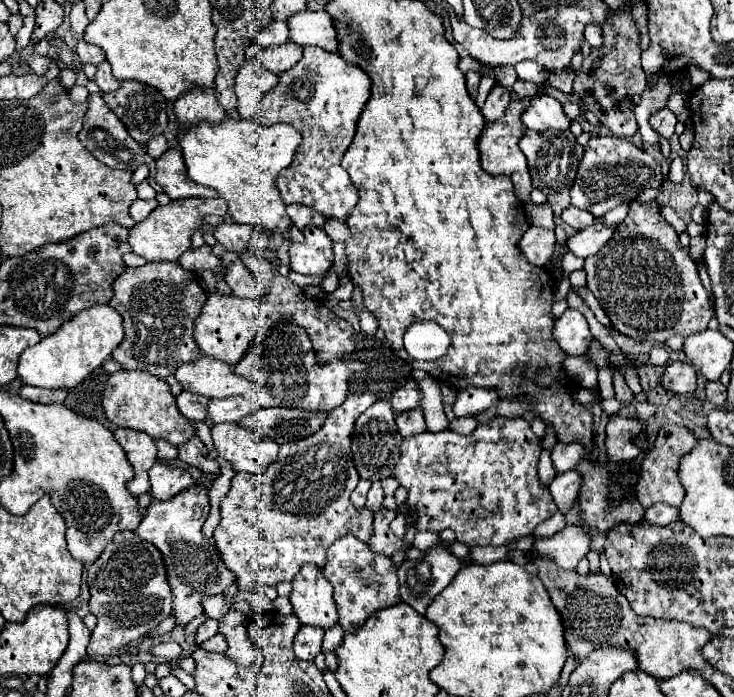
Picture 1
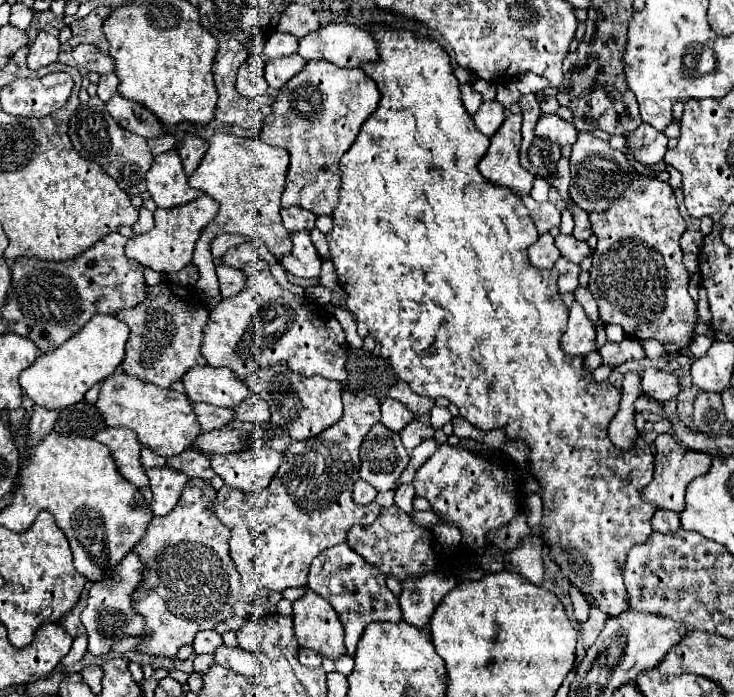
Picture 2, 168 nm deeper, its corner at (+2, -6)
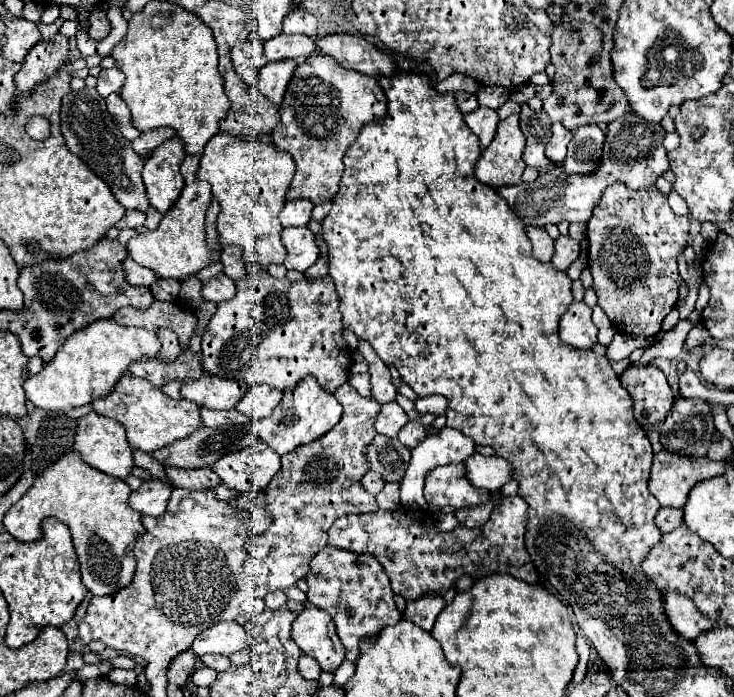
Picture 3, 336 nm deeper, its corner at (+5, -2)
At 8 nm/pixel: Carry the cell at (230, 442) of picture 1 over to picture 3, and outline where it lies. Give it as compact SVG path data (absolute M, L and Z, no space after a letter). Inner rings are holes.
M257 440L249 448L221 456L213 464L213 472L225 486L237 492L263 490L281 468L281 456L265 442Z

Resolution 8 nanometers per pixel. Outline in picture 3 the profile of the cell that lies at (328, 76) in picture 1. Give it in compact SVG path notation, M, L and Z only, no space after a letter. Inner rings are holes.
M317 54L297 66L279 112L281 122L271 136L279 150L293 156L297 166L287 200L307 198L313 204L321 204L333 200L339 190L343 156L361 128L387 114L387 96L375 78L347 70L327 54Z

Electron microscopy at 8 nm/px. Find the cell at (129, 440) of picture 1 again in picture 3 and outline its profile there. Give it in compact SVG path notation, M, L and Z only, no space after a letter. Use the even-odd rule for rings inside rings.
M89 412L87 416L79 418L77 422L77 434L75 434L75 442L73 448L79 452L79 456L85 460L85 464L89 464L91 468L103 472L103 474L111 474L115 478L127 478L131 468L133 468L133 456L131 456L131 446L125 438L125 428L121 422L113 420L113 418L105 418L97 412Z

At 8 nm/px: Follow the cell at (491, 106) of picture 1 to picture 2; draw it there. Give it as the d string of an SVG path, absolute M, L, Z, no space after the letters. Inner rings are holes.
M492 100L492 102L482 102L482 106L478 108L478 112L474 114L474 124L476 128L486 134L492 136L500 124L504 122L504 108L500 102Z

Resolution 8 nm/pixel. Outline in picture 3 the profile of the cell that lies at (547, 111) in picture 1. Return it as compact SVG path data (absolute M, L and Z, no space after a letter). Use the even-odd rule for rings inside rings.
M553 124L551 132L553 132L553 136L551 136L549 144L547 144L545 156L549 156L549 160L553 164L563 164L565 154L567 154L567 144L571 140L571 132L567 128L563 128L561 124Z

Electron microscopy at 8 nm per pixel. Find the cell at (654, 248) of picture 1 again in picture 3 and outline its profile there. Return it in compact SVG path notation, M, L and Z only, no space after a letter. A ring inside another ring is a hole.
M611 184L587 220L587 242L589 268L595 280L593 288L597 292L599 306L609 316L613 326L619 332L633 336L659 334L663 318L671 312L679 296L681 276L677 270L677 256L689 242L689 218L677 216L667 204L667 194L663 194L657 186L647 190L631 190L625 184Z

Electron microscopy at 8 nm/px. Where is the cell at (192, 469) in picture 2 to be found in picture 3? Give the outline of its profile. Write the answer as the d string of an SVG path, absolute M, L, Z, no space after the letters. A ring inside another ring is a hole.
M165 468L165 472L175 488L215 490L219 486L219 476L215 476L215 472L211 468L195 468L195 470Z

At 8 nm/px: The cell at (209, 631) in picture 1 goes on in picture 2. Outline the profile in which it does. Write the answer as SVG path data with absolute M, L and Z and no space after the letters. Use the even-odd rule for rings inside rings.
M204 630L204 632L198 632L192 648L196 654L204 654L204 652L212 654L220 644L222 644L222 636L216 630Z

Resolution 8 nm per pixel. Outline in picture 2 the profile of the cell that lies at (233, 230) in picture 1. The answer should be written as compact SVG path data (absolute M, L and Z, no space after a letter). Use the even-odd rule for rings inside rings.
M242 244L242 246L234 246L224 254L224 264L234 266L234 268L244 268L248 262L252 262L256 258L256 252L250 244Z

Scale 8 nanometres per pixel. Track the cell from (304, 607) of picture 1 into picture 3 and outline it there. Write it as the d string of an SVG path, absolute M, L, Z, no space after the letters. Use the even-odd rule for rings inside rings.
M305 602L305 610L293 622L293 640L303 654L315 658L323 672L335 672L345 660L345 648L335 632L335 624L325 610Z

